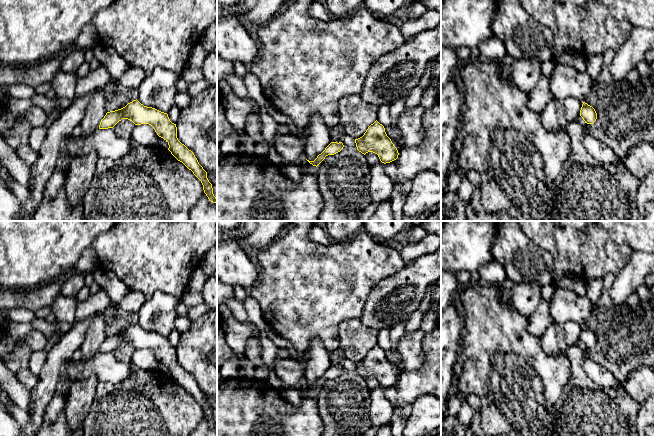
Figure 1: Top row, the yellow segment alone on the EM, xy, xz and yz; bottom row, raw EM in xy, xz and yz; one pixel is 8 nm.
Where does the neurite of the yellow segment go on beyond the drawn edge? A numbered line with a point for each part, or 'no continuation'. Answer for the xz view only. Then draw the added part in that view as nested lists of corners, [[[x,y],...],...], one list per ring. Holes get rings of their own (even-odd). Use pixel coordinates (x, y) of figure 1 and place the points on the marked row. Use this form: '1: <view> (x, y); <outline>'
no continuation

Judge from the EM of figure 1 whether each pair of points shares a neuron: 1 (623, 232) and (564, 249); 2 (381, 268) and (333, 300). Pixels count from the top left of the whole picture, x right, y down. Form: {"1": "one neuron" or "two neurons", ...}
{"1": "two neurons", "2": "one neuron"}

